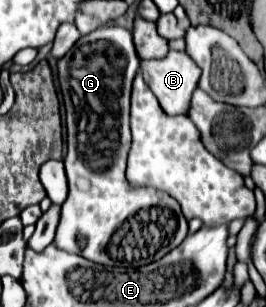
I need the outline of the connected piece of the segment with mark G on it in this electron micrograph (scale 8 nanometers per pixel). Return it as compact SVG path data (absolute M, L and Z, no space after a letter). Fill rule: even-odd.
M103 26L93 34L81 36L79 42L59 60L59 82L67 112L67 156L63 164L69 180L69 196L61 206L55 244L61 250L75 252L103 266L135 266L141 262L155 262L177 248L187 236L187 220L175 198L155 188L131 186L125 178L125 162L131 146L129 96L139 64L141 60L137 58L133 36L127 28L121 26ZM121 226L123 250L117 236Z

